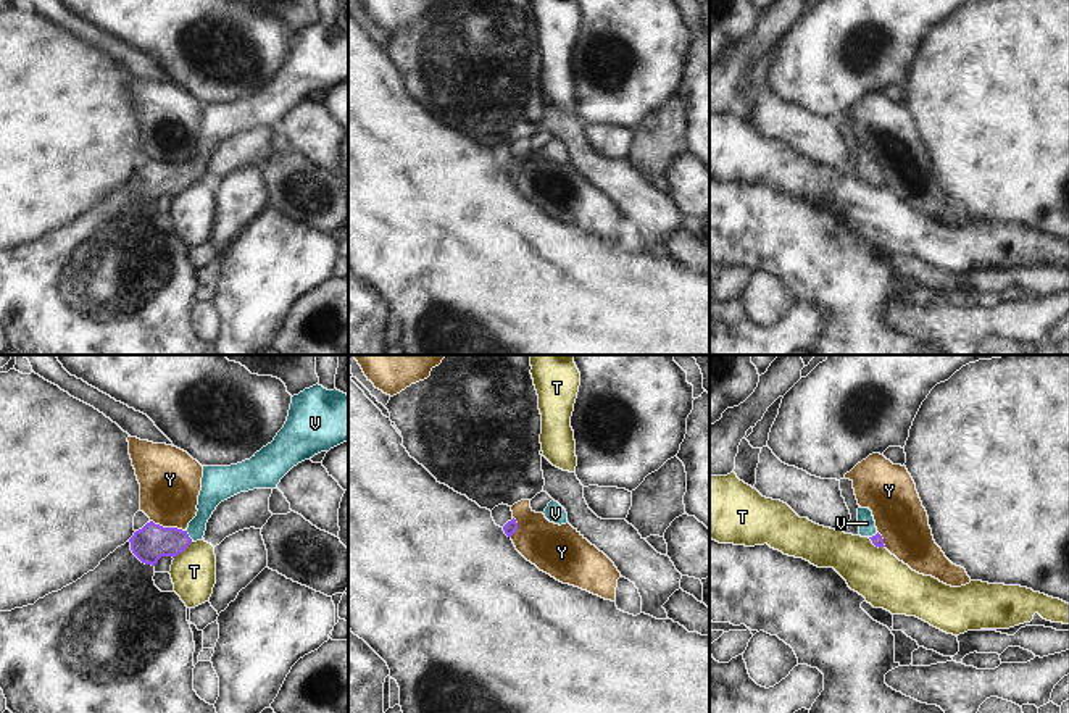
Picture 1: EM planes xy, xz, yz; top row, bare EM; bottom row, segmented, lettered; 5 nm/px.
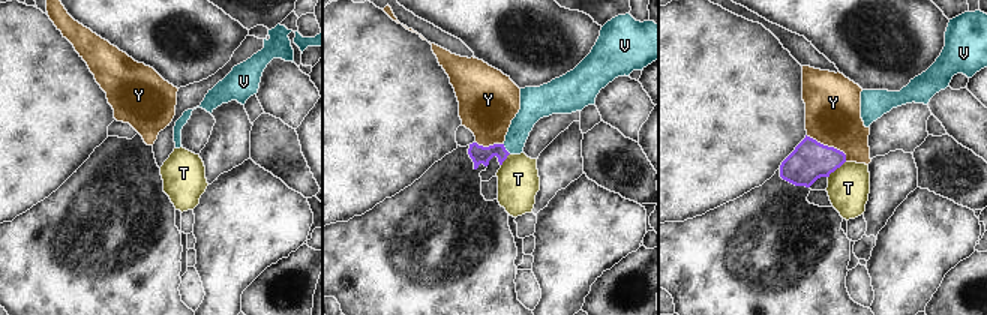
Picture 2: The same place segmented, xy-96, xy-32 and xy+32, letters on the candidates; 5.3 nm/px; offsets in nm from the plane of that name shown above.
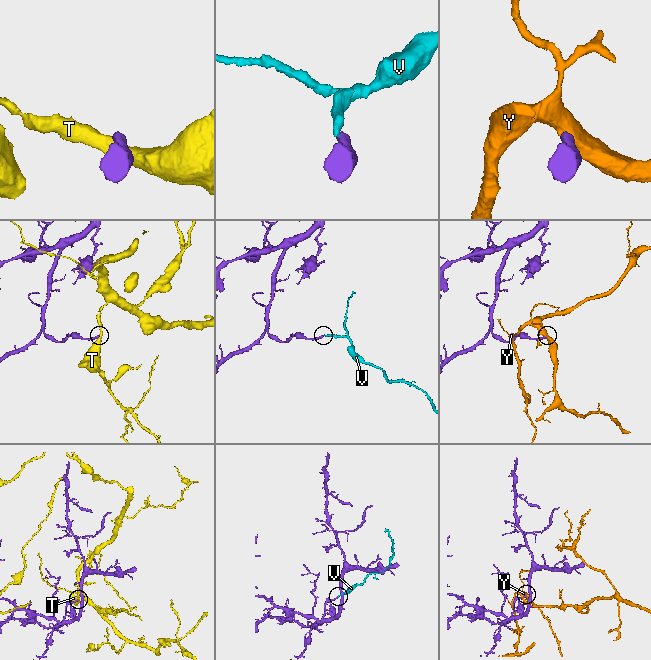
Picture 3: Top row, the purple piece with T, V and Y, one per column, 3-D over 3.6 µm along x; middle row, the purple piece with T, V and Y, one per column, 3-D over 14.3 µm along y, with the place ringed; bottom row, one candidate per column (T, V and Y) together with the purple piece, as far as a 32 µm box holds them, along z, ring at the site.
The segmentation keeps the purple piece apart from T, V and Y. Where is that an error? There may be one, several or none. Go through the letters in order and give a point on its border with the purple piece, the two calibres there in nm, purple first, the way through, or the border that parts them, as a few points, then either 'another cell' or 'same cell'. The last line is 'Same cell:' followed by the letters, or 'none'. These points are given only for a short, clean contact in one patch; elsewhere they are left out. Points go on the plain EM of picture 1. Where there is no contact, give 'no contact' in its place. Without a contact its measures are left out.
T: contact xy (183, 189); calibres 180 and 220 nm; border xy (192, 179), (173, 195); another cell
V: contact xy (187, 175); calibres 180 and 120 nm; way xy (149, 183), (187, 175), (202, 157), (212, 133); same cell
Y: contact xy (168, 166); calibres 180 and 300 nm; border xy (150, 158), (186, 170); another cell
Same cell: V

